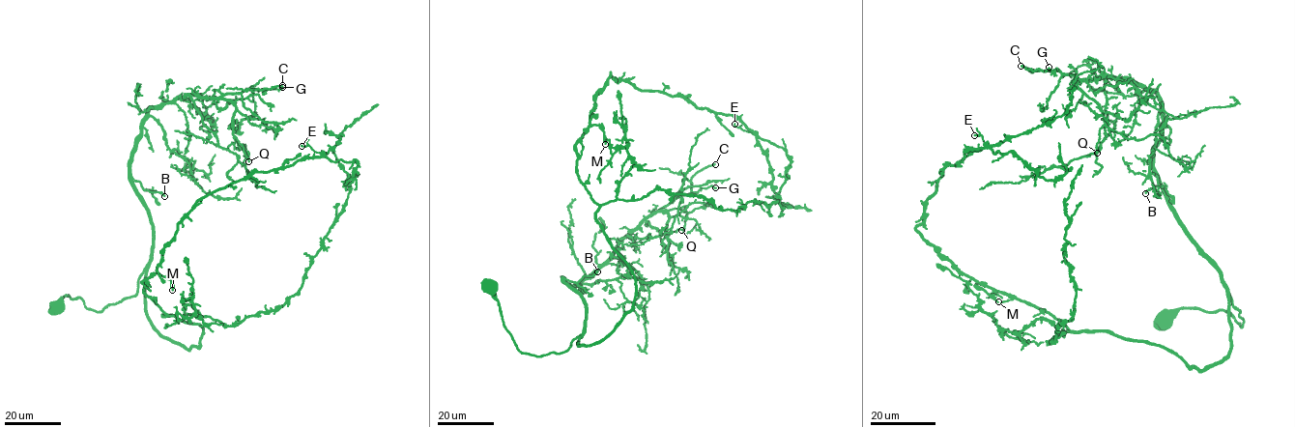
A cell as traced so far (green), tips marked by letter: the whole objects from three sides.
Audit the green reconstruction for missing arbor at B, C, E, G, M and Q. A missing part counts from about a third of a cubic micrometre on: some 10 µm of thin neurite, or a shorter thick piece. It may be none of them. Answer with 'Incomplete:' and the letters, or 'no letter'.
Incomplete: B, C, Q

